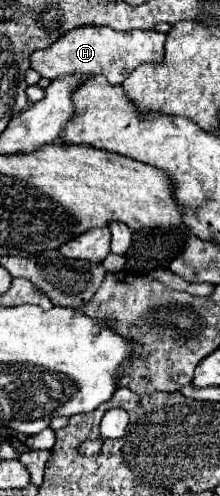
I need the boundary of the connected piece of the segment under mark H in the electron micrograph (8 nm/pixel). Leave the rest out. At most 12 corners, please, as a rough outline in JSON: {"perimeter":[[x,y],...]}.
{"perimeter":[[72,29],[32,53],[48,79],[104,75],[118,85],[162,63],[166,33]]}

